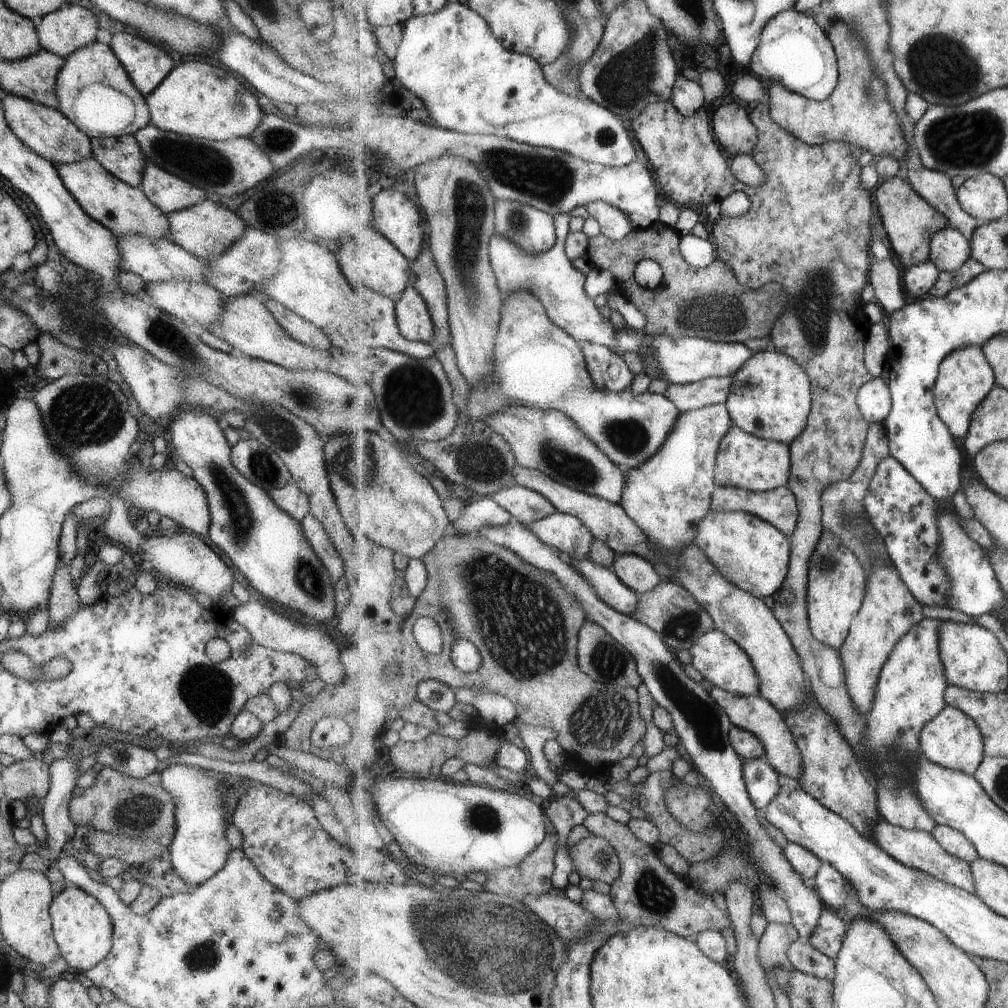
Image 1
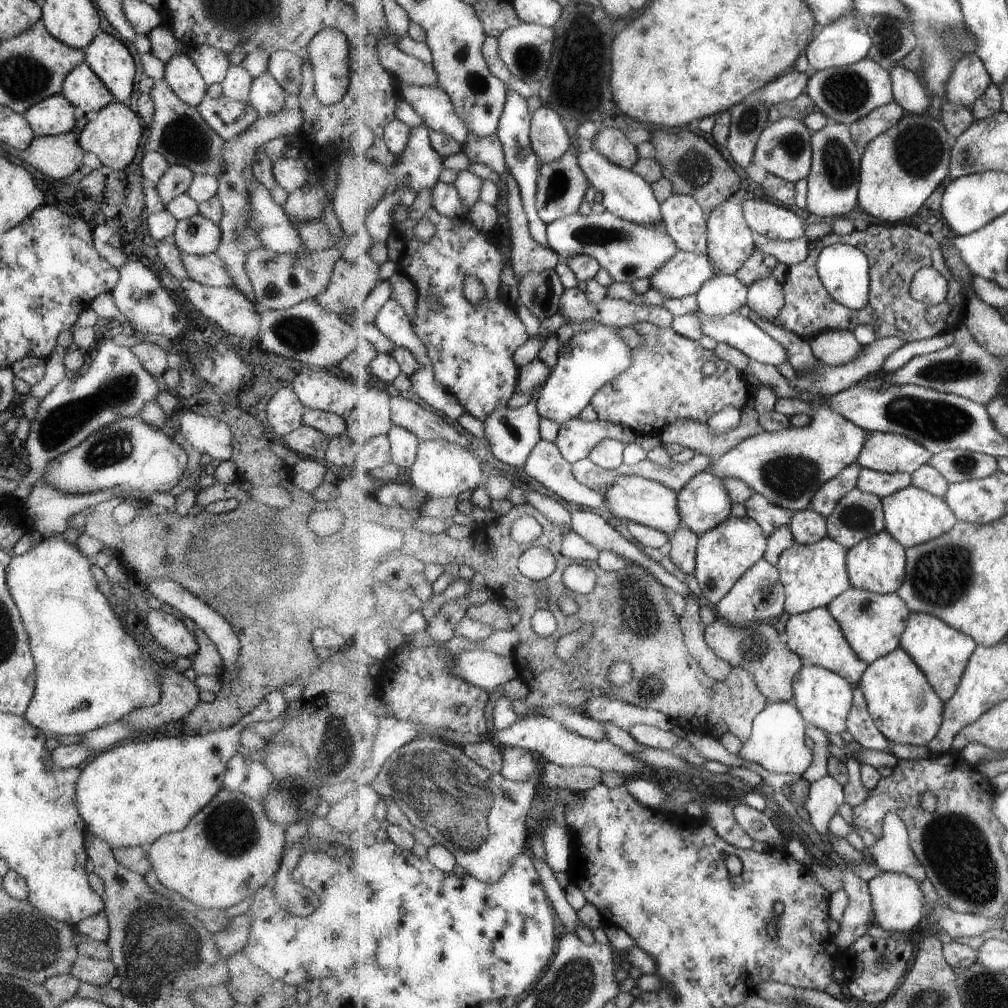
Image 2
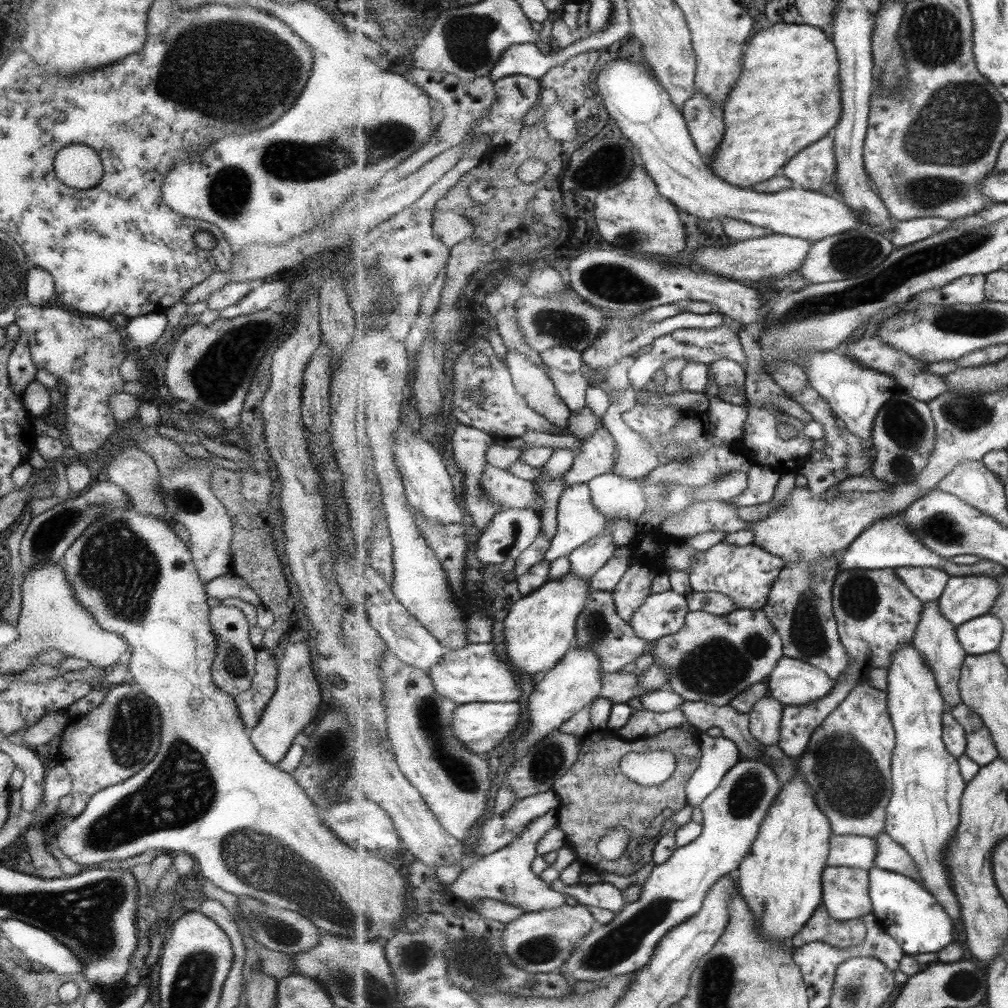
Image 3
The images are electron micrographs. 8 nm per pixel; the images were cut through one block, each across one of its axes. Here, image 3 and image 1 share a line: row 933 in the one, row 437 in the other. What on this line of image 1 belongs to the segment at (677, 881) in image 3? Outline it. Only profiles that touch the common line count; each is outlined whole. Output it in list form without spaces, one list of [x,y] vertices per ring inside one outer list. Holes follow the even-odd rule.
[[[515,288],[515,291],[503,296],[505,296],[502,308],[503,320],[495,344],[495,372],[491,376],[493,382],[485,390],[471,388],[467,398],[467,416],[479,422],[485,420],[487,416],[493,416],[497,408],[503,410],[514,403],[525,403],[529,407],[543,410],[555,409],[570,416],[571,420],[575,420],[579,428],[582,428],[583,432],[586,432],[587,436],[620,467],[626,470],[637,468],[653,458],[666,443],[671,430],[675,428],[675,422],[682,414],[675,403],[664,394],[647,391],[637,396],[632,390],[610,394],[603,392],[601,388],[595,388],[595,382],[587,368],[582,344],[551,320],[546,305],[539,300],[539,296],[535,296],[535,292],[527,288],[519,288],[519,290]]]

